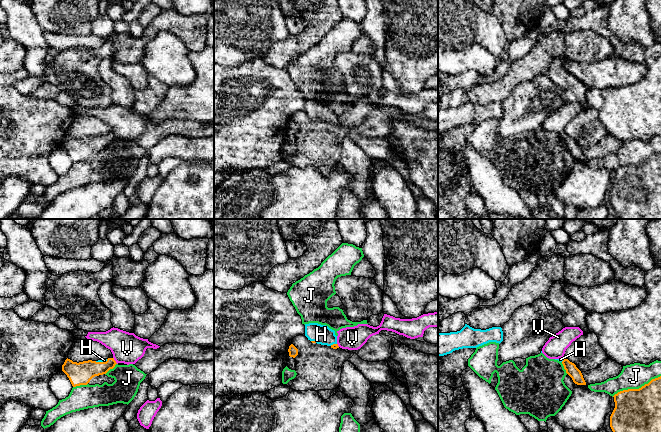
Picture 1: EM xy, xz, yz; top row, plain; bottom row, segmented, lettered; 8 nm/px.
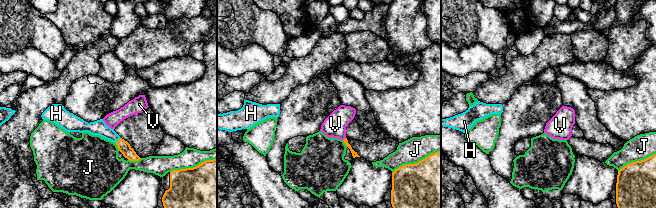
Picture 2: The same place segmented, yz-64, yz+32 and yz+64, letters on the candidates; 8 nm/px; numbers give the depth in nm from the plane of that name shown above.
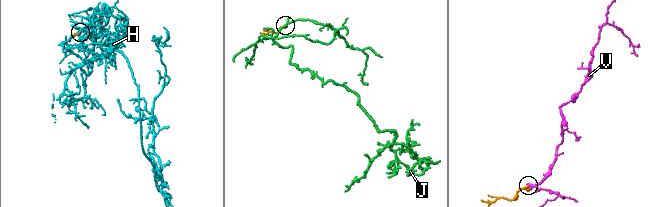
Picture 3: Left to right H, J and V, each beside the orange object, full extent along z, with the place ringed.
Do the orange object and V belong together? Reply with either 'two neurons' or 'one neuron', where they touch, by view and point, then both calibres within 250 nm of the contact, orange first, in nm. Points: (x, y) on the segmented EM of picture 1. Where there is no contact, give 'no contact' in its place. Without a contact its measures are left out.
two neurons | xy (114, 360) | 160/240 nm

